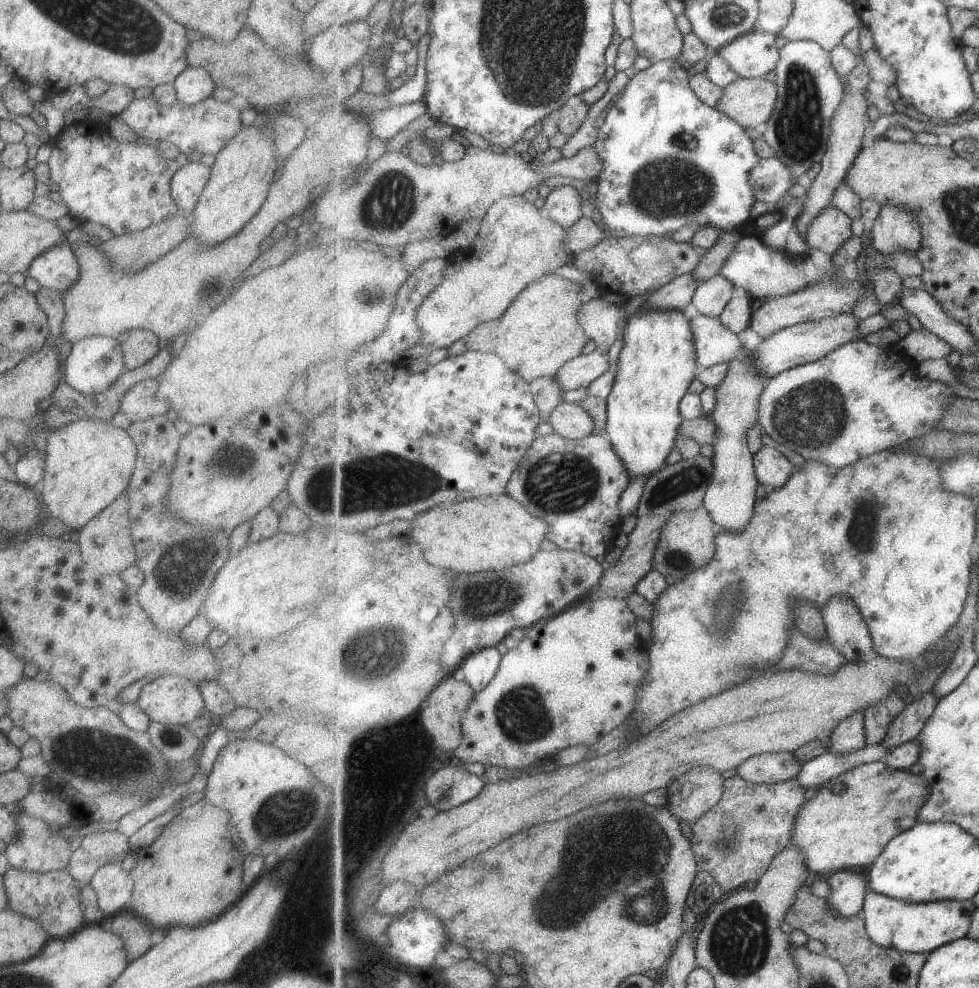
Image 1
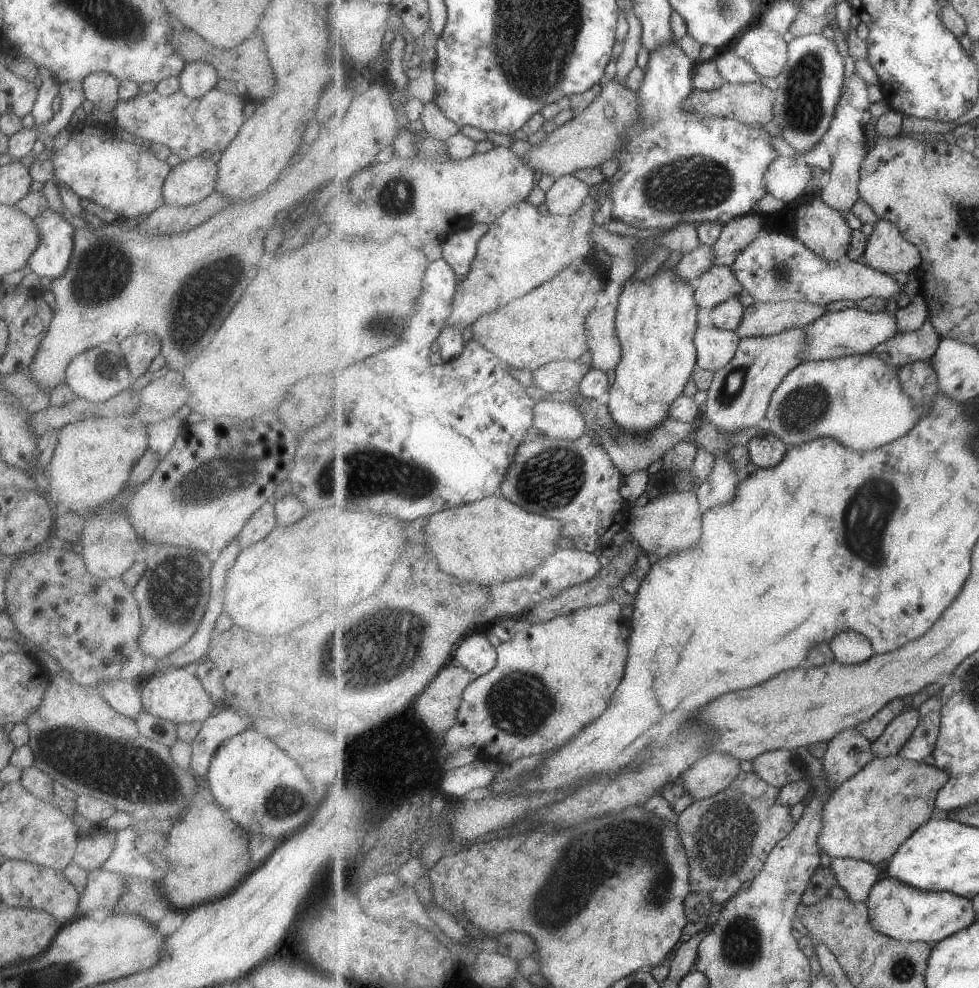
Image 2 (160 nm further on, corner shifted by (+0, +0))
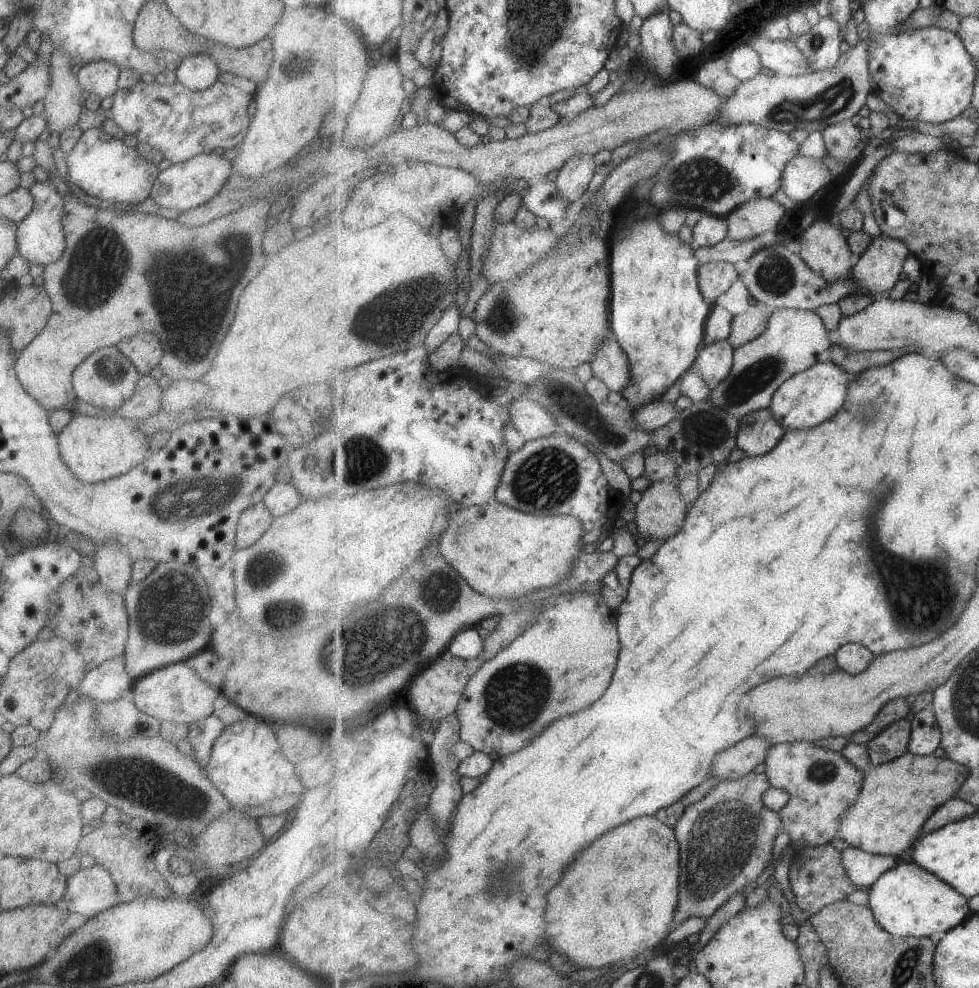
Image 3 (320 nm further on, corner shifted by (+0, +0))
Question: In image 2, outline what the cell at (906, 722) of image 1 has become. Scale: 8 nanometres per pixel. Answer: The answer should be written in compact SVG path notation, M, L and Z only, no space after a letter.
M912 708L900 714L888 729L872 742L872 749L875 757L888 757L899 755L901 749L916 732L920 725L920 709Z

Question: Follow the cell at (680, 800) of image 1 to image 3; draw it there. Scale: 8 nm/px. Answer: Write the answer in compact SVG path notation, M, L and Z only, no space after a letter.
M753 734L745 740L735 744L733 748L717 754L713 764L712 776L718 782L725 779L736 779L753 772L759 764L768 759L773 743L763 735Z

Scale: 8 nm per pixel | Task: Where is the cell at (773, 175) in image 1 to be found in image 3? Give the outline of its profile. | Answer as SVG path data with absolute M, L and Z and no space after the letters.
M797 155L790 160L783 173L782 190L796 205L813 195L832 180L829 168L821 159Z

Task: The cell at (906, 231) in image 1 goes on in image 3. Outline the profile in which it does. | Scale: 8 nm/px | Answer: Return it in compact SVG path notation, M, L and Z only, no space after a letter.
M879 234L859 258L851 272L859 291L887 292L899 280L907 256L911 255L905 241Z

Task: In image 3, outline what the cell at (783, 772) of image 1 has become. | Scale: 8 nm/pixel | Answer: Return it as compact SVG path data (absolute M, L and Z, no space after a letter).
M809 741L779 743L768 754L766 773L773 787L787 789L791 798L778 812L781 833L787 833L791 843L818 847L828 845L840 834L844 815L856 804L862 793L865 773L839 751L818 747Z

